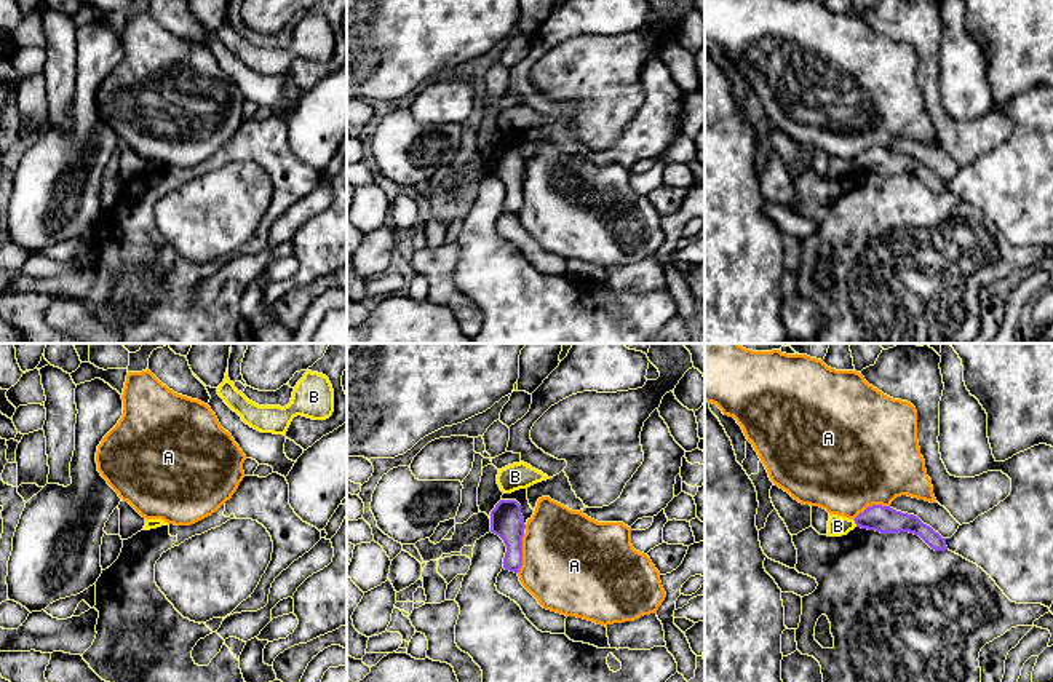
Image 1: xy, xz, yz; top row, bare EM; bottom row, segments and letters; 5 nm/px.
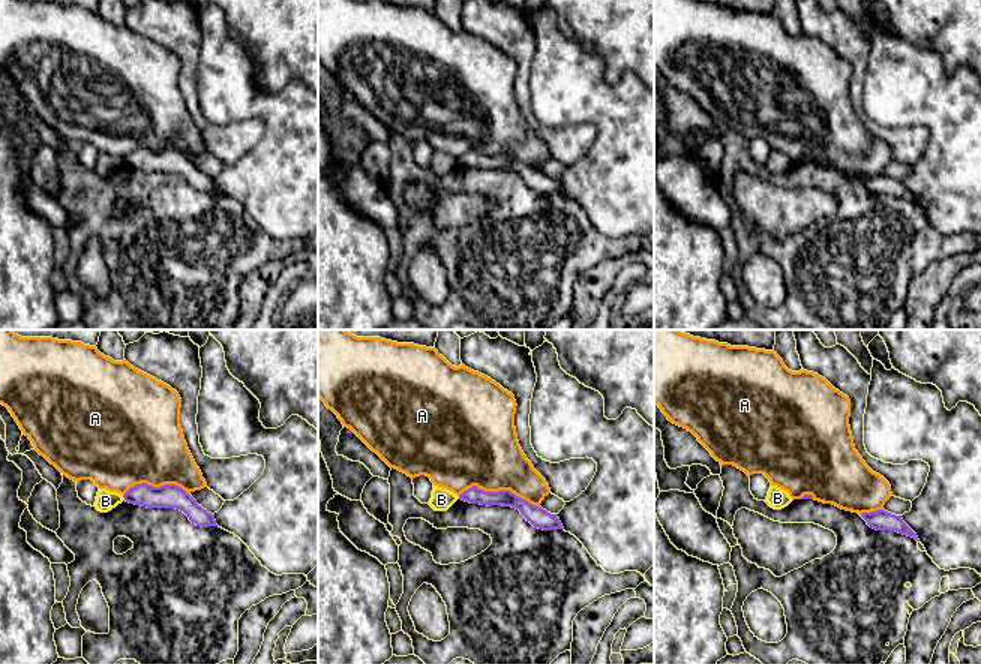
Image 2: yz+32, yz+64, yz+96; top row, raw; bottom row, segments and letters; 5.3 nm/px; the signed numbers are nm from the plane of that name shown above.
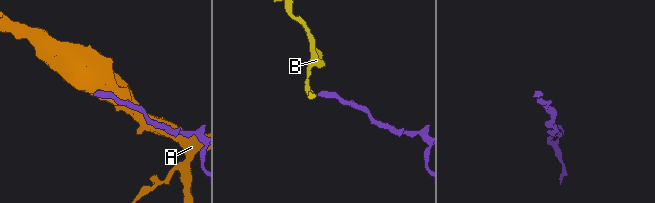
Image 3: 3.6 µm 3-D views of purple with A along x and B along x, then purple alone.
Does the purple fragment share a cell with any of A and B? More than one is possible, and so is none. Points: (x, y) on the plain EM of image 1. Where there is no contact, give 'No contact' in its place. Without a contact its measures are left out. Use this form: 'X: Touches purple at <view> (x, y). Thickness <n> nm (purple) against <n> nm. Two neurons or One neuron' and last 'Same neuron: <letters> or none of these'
A: Touches purple at xz (521, 195). Thickness 160 nm (purple) against 480 nm. Two neurons
B: Touches purple at yz (855, 165). Thickness 140 nm (purple) against 110 nm. Two neurons
Same neuron: none of these

